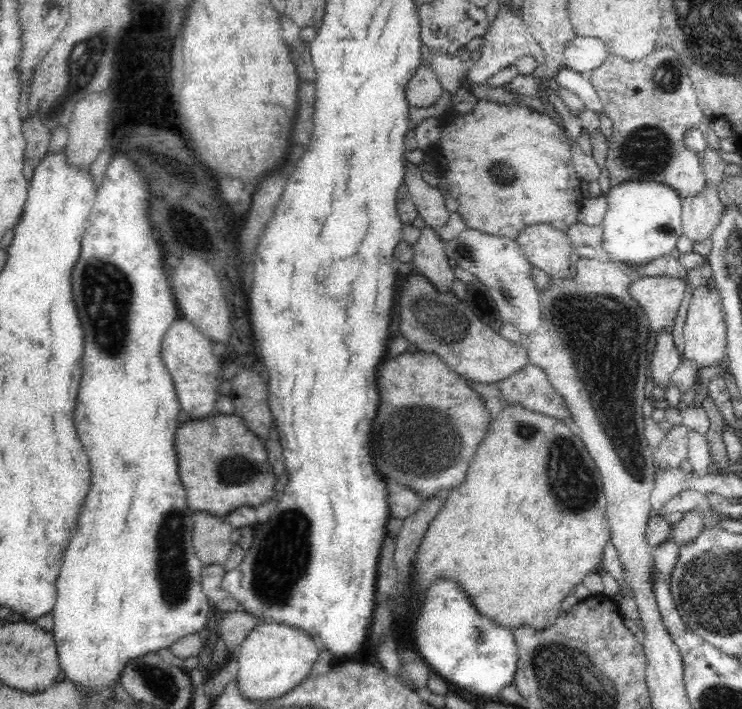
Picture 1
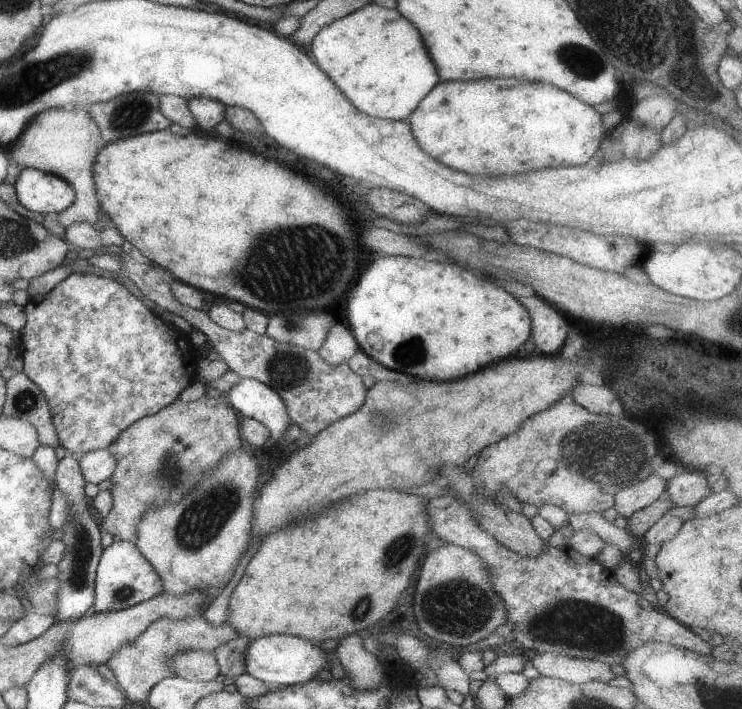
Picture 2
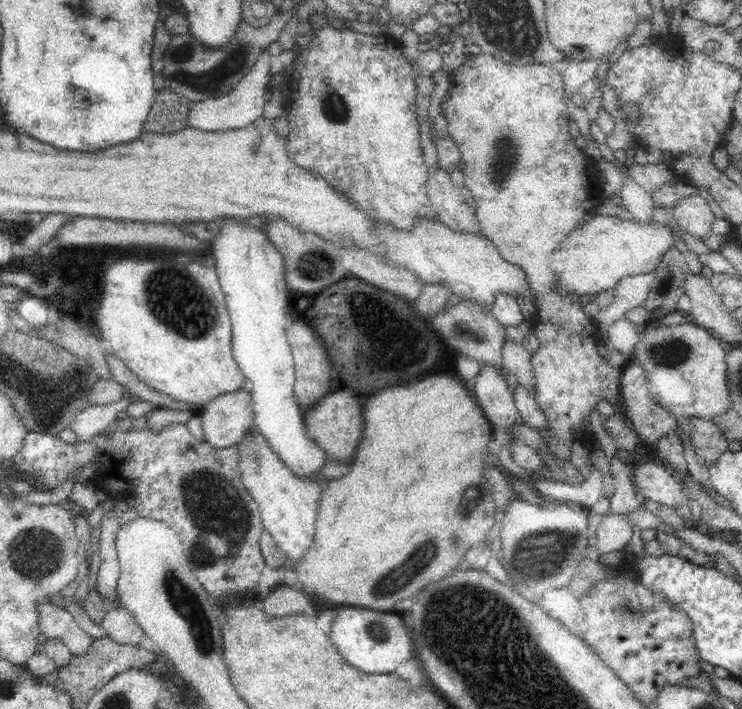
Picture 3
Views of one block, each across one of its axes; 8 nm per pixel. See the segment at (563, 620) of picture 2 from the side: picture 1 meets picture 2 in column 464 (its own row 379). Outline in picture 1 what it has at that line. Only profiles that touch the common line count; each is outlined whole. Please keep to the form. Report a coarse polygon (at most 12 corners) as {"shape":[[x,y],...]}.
{"shape":[[528,364],[498,382],[504,403],[559,418],[570,411],[547,374]]}

